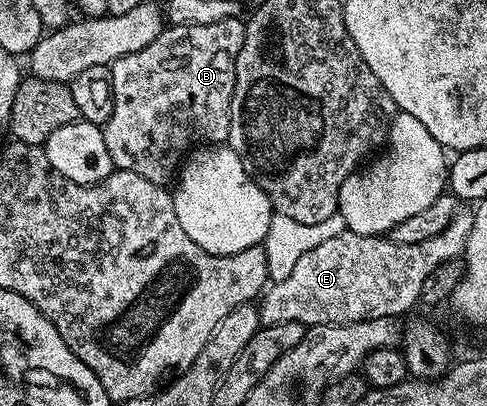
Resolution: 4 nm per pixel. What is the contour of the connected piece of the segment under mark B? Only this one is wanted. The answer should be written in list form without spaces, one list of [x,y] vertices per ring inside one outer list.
[[[241,16],[229,17],[220,23],[204,23],[203,25],[170,25],[163,28],[162,34],[148,47],[143,47],[140,51],[132,51],[132,55],[124,55],[116,59],[110,66],[112,71],[112,91],[114,92],[114,102],[112,103],[112,119],[102,126],[104,143],[108,146],[108,155],[112,155],[112,163],[115,169],[124,171],[136,171],[136,175],[148,179],[157,185],[166,185],[175,180],[184,158],[195,147],[205,145],[220,145],[230,140],[230,104],[234,94],[234,84],[236,83],[236,59],[240,55],[240,47],[244,47],[244,35],[246,34],[246,21]]]

